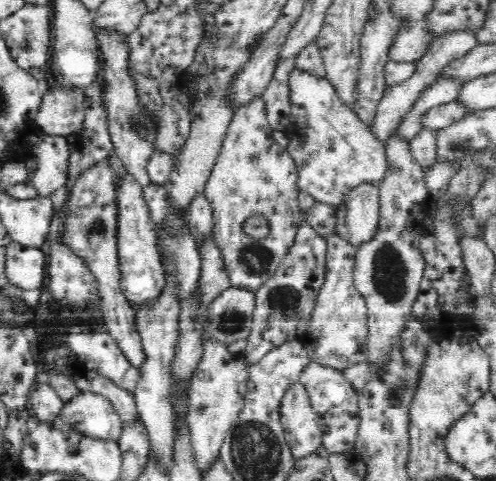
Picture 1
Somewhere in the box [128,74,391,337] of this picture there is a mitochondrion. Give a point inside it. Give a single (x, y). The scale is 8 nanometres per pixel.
(255, 258)

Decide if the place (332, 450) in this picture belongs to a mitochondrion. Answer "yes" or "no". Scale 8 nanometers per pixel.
no

